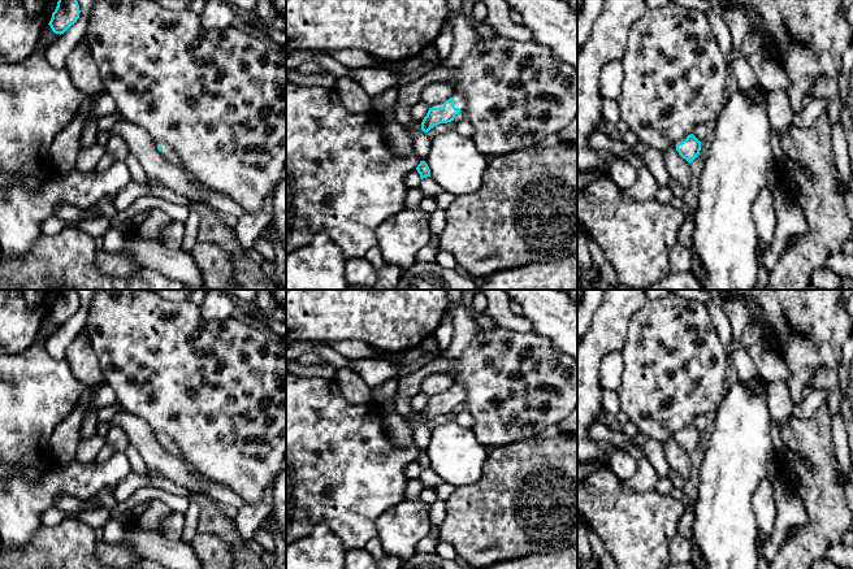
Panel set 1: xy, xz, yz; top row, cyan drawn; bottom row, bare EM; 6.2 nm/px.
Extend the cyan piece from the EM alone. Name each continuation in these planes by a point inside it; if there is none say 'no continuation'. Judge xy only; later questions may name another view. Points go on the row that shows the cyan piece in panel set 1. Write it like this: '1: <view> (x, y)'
1: xy (168, 152)

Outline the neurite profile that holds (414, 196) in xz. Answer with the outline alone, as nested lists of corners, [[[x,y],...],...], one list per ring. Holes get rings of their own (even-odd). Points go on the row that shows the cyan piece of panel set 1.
[[[410,188],[406,194],[406,207],[419,207],[423,197],[424,195],[420,188]]]

